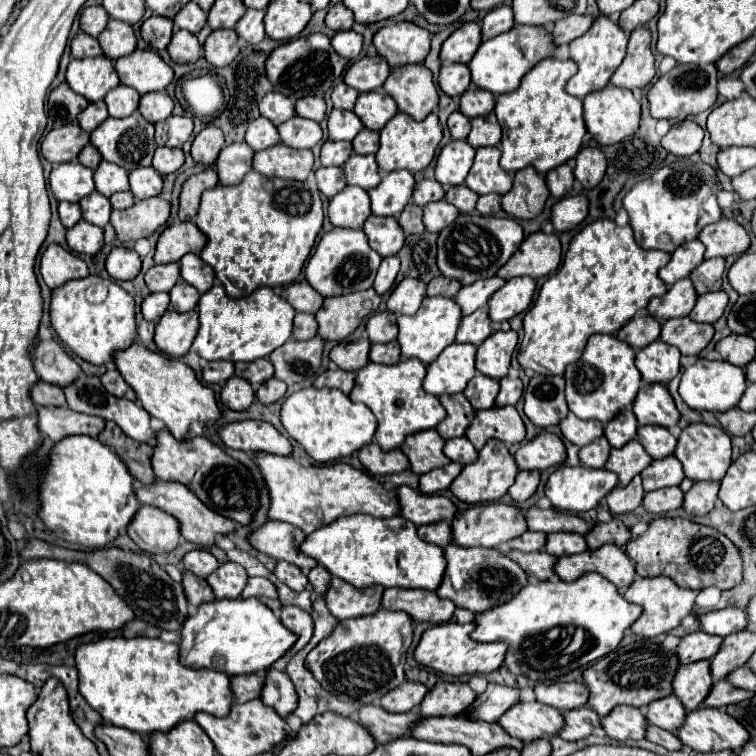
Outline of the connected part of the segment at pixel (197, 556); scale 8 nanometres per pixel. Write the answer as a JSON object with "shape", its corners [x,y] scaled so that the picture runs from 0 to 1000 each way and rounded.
{"shape":[[[263,725],[263,728],[253,728],[245,733],[242,749],[253,754],[255,759],[261,759],[263,765],[274,765],[290,749],[290,743],[274,725]]]}

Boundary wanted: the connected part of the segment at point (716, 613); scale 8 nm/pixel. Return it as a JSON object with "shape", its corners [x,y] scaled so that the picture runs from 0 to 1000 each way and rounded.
{"shape":[[[956,804],[956,807],[943,807],[935,812],[922,815],[925,828],[935,839],[946,841],[964,841],[970,836],[978,836],[988,828],[988,812],[980,804]]]}

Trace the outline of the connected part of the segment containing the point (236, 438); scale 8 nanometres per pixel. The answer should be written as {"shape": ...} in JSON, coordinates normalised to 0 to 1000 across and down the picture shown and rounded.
{"shape":[[[319,556],[319,558],[303,558],[287,566],[290,579],[298,590],[321,595],[321,598],[337,598],[348,595],[356,601],[385,601],[385,587],[377,577],[372,577],[361,561],[343,558],[343,556]]]}

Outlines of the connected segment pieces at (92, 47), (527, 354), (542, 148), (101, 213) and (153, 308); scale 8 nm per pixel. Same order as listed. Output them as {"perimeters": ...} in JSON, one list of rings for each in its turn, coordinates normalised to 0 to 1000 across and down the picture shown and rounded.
{"perimeters":[[[[104,42],[97,53],[94,53],[94,77],[115,77],[115,74],[134,74],[134,61],[128,56],[128,50]]],[[[798,288],[776,296],[753,323],[742,354],[724,368],[705,407],[692,421],[694,444],[687,458],[684,476],[692,487],[702,487],[710,495],[745,495],[750,481],[769,474],[771,460],[782,442],[819,439],[845,410],[856,407],[858,397],[877,392],[882,386],[880,373],[872,368],[872,357],[888,344],[882,333],[874,331],[851,331],[837,317],[835,299],[816,299],[811,291]]],[[[724,77],[692,101],[681,122],[657,127],[655,151],[660,156],[660,164],[668,167],[663,183],[665,225],[684,228],[702,220],[710,222],[710,228],[724,230],[726,225],[763,206],[776,169],[771,161],[769,132],[747,122],[747,111],[755,101],[761,101],[761,95],[763,85],[758,79]]],[[[120,254],[118,259],[112,259],[104,267],[104,272],[110,280],[110,291],[115,291],[126,299],[139,299],[144,294],[144,283],[147,283],[144,262],[134,259],[131,254]]],[[[221,386],[197,389],[187,402],[187,413],[189,413],[192,423],[202,423],[202,426],[208,426],[216,418],[216,413],[221,413],[221,407],[224,407],[224,389]]]]}

